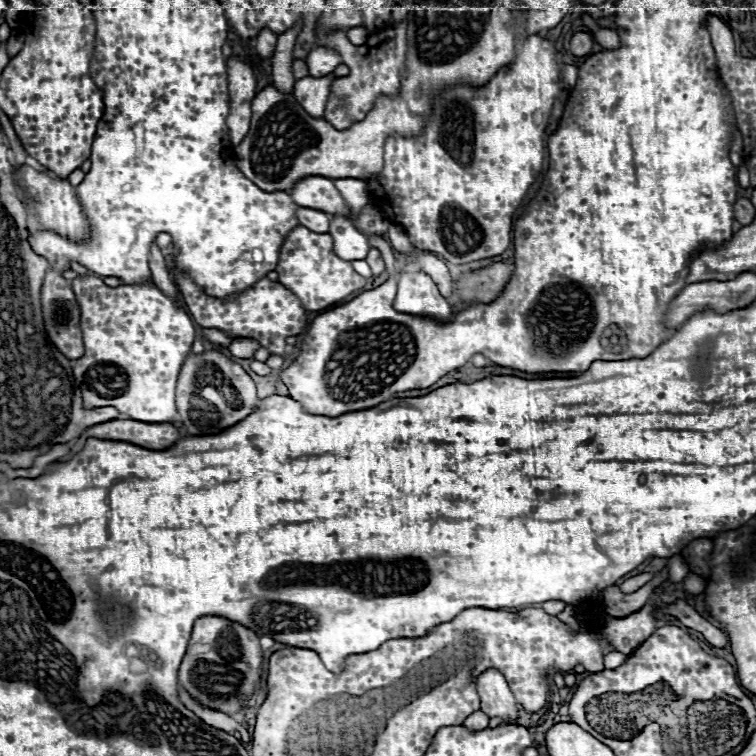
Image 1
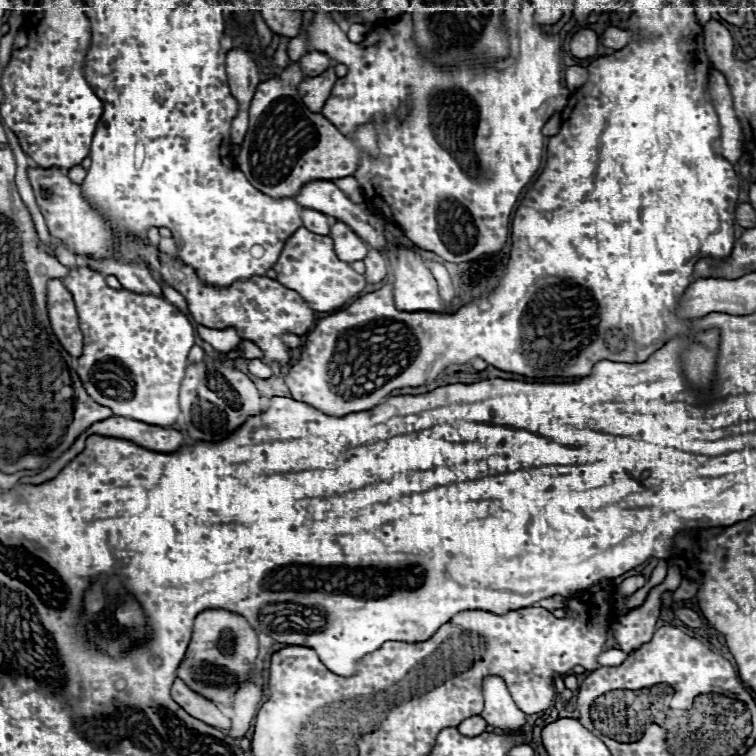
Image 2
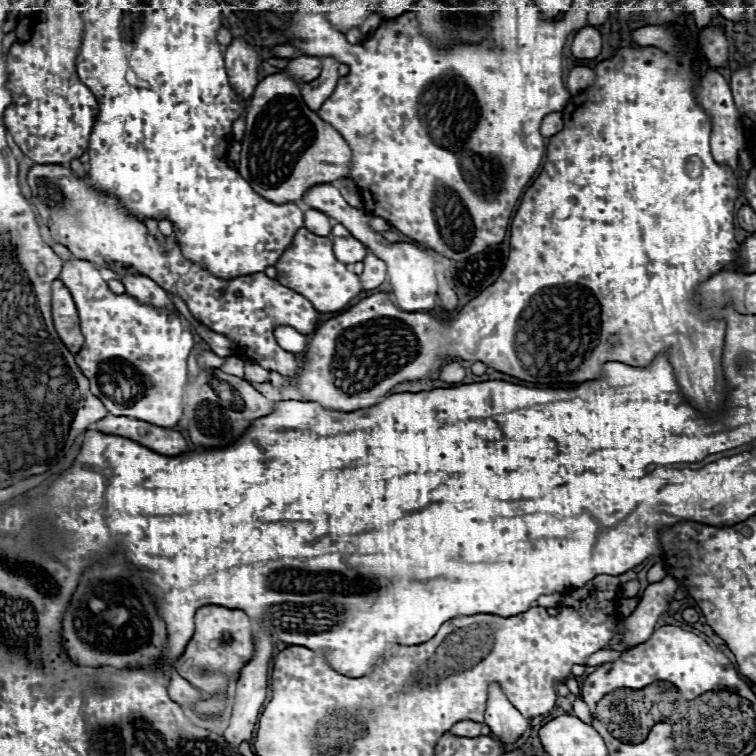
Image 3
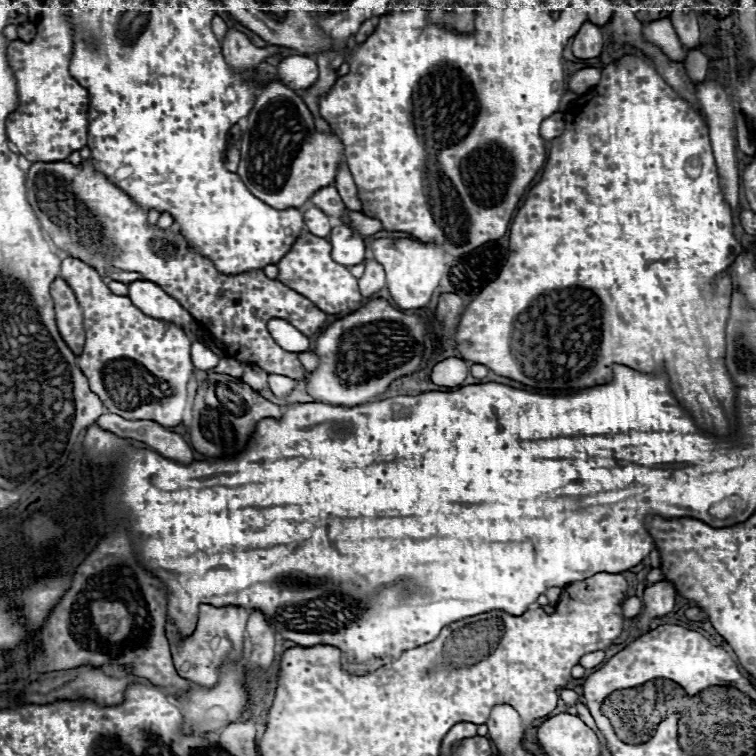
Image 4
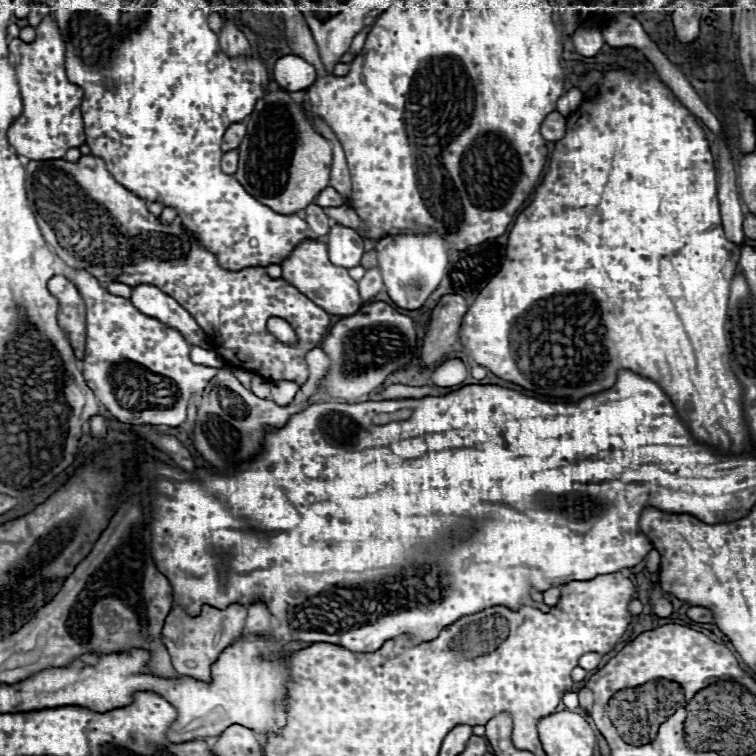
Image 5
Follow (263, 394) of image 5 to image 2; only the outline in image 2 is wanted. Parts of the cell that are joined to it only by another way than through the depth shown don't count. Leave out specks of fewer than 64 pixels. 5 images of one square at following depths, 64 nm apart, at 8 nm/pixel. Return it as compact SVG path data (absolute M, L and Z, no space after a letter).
M250 362L248 364L248 370L256 378L270 378L272 376L272 368L268 364L264 364L264 362Z

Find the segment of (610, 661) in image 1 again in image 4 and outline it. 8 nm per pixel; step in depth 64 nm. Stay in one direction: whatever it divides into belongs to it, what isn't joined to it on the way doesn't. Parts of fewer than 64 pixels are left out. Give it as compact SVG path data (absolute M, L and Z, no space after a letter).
M598 650L596 652L590 652L590 654L586 654L586 656L580 660L580 664L582 664L584 668L594 668L594 666L598 666L598 664L602 663L605 658L605 651Z

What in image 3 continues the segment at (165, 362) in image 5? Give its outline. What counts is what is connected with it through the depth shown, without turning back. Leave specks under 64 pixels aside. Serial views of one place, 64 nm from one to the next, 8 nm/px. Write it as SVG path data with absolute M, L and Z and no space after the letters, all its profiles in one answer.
M86 260L64 262L60 280L72 292L80 314L84 346L76 354L76 364L80 366L82 374L90 380L90 392L104 402L110 414L130 416L156 426L176 426L182 416L182 392L188 374L186 360L190 350L194 348L194 338L186 320L180 314L170 312L166 308L140 304L136 298L128 294L114 294L102 280L100 272L92 268Z

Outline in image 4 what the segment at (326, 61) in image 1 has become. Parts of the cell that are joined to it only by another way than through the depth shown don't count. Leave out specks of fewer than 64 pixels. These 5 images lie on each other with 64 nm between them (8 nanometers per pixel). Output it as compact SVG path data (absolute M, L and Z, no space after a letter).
M288 56L278 66L278 78L294 90L308 88L318 78L318 64L308 56Z

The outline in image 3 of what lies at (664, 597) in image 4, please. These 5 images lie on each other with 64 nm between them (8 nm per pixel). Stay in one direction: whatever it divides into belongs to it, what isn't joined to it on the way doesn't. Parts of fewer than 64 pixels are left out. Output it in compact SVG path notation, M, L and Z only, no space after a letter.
M668 574L664 580L650 584L644 590L644 596L638 602L638 608L630 616L622 618L622 624L624 624L622 644L626 648L634 648L636 644L642 644L652 636L652 626L656 626L660 614L668 608L678 586L680 586L678 580L672 574Z

